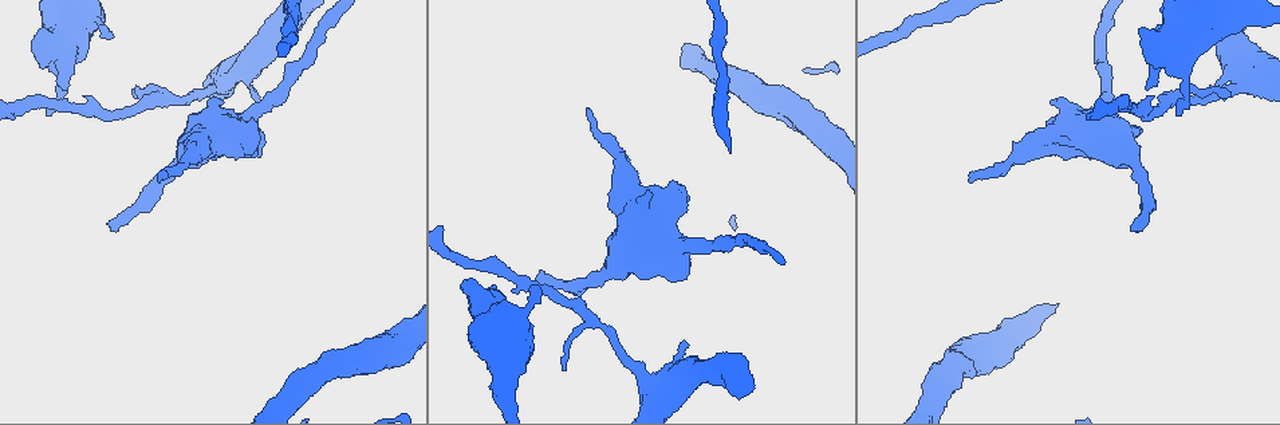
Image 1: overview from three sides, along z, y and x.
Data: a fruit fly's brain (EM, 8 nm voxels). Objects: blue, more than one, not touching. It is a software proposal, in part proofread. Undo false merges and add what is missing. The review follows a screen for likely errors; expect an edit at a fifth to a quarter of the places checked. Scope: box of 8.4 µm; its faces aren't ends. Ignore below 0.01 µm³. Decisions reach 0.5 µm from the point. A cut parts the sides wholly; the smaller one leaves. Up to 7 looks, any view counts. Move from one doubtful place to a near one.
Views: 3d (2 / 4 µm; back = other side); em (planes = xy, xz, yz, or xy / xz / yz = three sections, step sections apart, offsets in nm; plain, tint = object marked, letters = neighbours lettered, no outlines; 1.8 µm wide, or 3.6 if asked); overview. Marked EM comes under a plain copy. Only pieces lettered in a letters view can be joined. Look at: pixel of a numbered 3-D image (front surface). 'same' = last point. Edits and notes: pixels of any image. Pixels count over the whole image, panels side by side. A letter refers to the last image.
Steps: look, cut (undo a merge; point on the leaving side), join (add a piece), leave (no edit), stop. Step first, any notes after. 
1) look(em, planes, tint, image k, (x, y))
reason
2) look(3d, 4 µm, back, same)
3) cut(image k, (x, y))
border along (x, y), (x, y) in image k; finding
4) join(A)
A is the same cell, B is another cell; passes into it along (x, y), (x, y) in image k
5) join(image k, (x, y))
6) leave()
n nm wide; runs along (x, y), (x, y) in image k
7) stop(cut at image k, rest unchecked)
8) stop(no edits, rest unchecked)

look(em, xz, step 4, tint, image 1, (1176, 112))

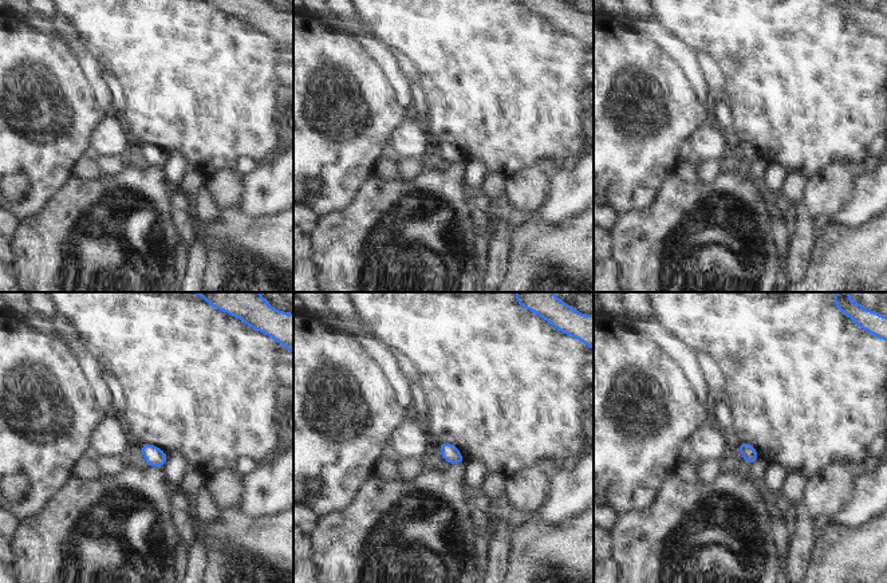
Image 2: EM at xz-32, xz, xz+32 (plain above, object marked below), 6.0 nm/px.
look(em, planes, letters, same)

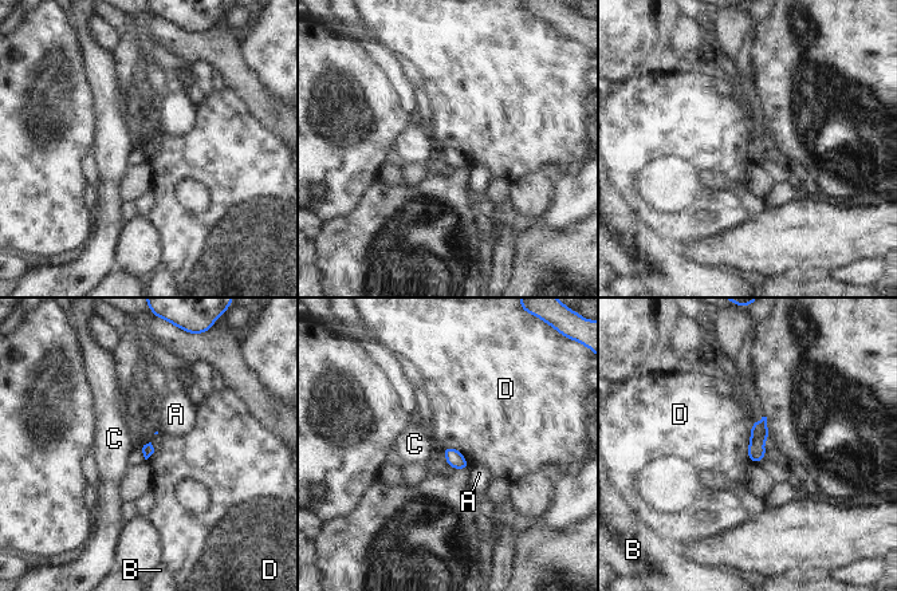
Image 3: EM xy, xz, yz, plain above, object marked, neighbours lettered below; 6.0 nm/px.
leave()
A, B, C and D are other cells; border along (751, 424), (750, 461) in image 3; none of them fits

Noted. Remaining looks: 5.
look(3d, 4 µm, image 1, (610, 268))
sudden change in width

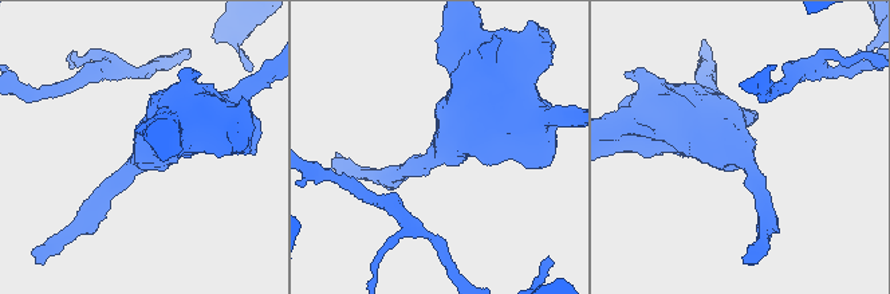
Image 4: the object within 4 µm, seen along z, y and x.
look(em, 3.6 µm, planes, letters, image 4, (443, 149))
arms of 220, 850 nm

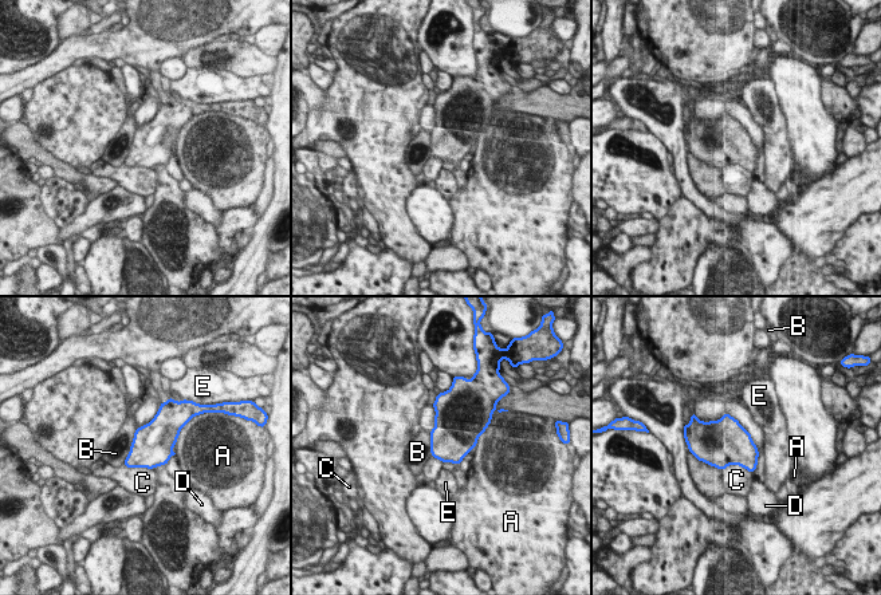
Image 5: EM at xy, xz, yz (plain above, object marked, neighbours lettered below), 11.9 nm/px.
leave()
A, B, C, D and E are other cells; border along (137, 429), (128, 457), (122, 464) in image 5; one neuron here

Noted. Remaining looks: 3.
look(em, yz, step 8, tint, image 1, (115, 229))
an open end

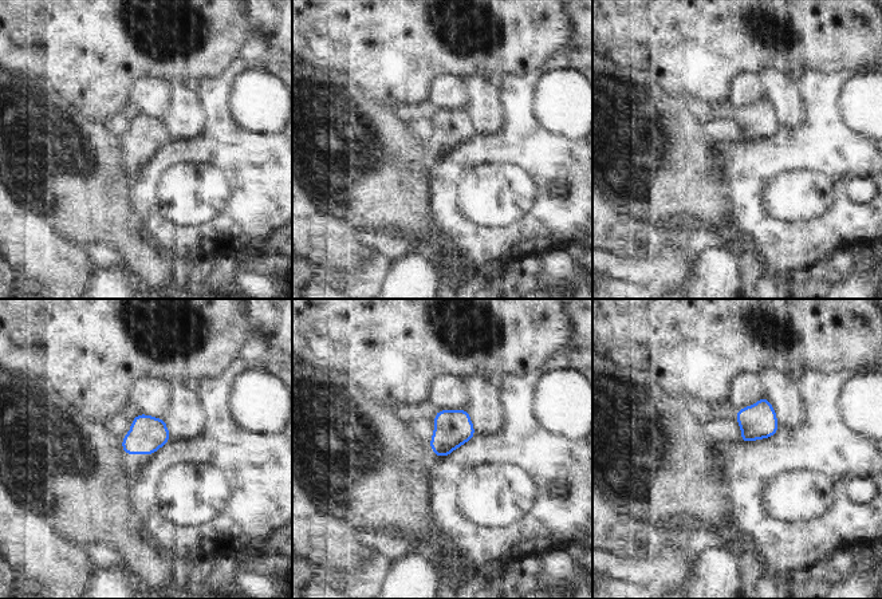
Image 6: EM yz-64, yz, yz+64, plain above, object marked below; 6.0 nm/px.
look(em, planes, letters, same)

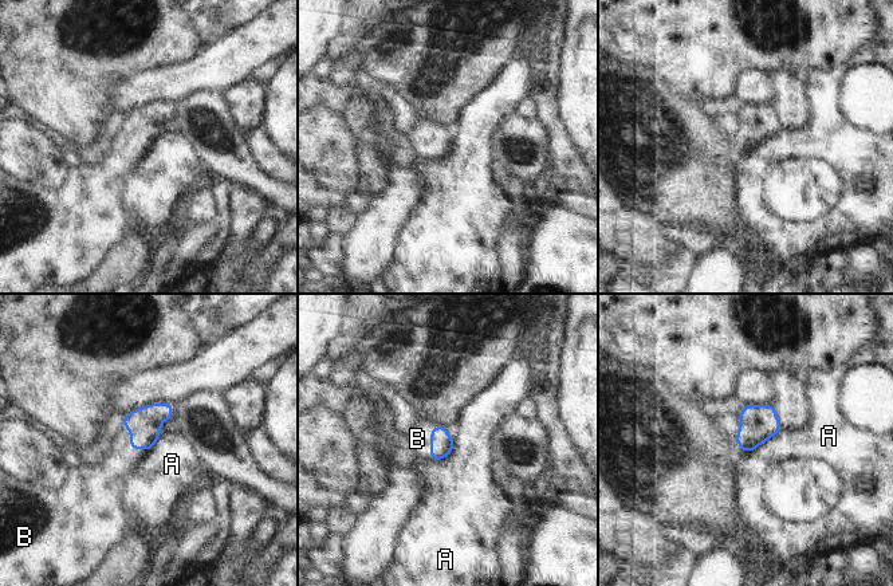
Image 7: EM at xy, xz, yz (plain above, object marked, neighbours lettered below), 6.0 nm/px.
join(B)
B is the same cell, A is another cell; passes into it along (145, 423), (130, 444), (107, 478) in image 7; it goes on there

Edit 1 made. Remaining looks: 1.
stop(join at image 7, rest unchecked)

